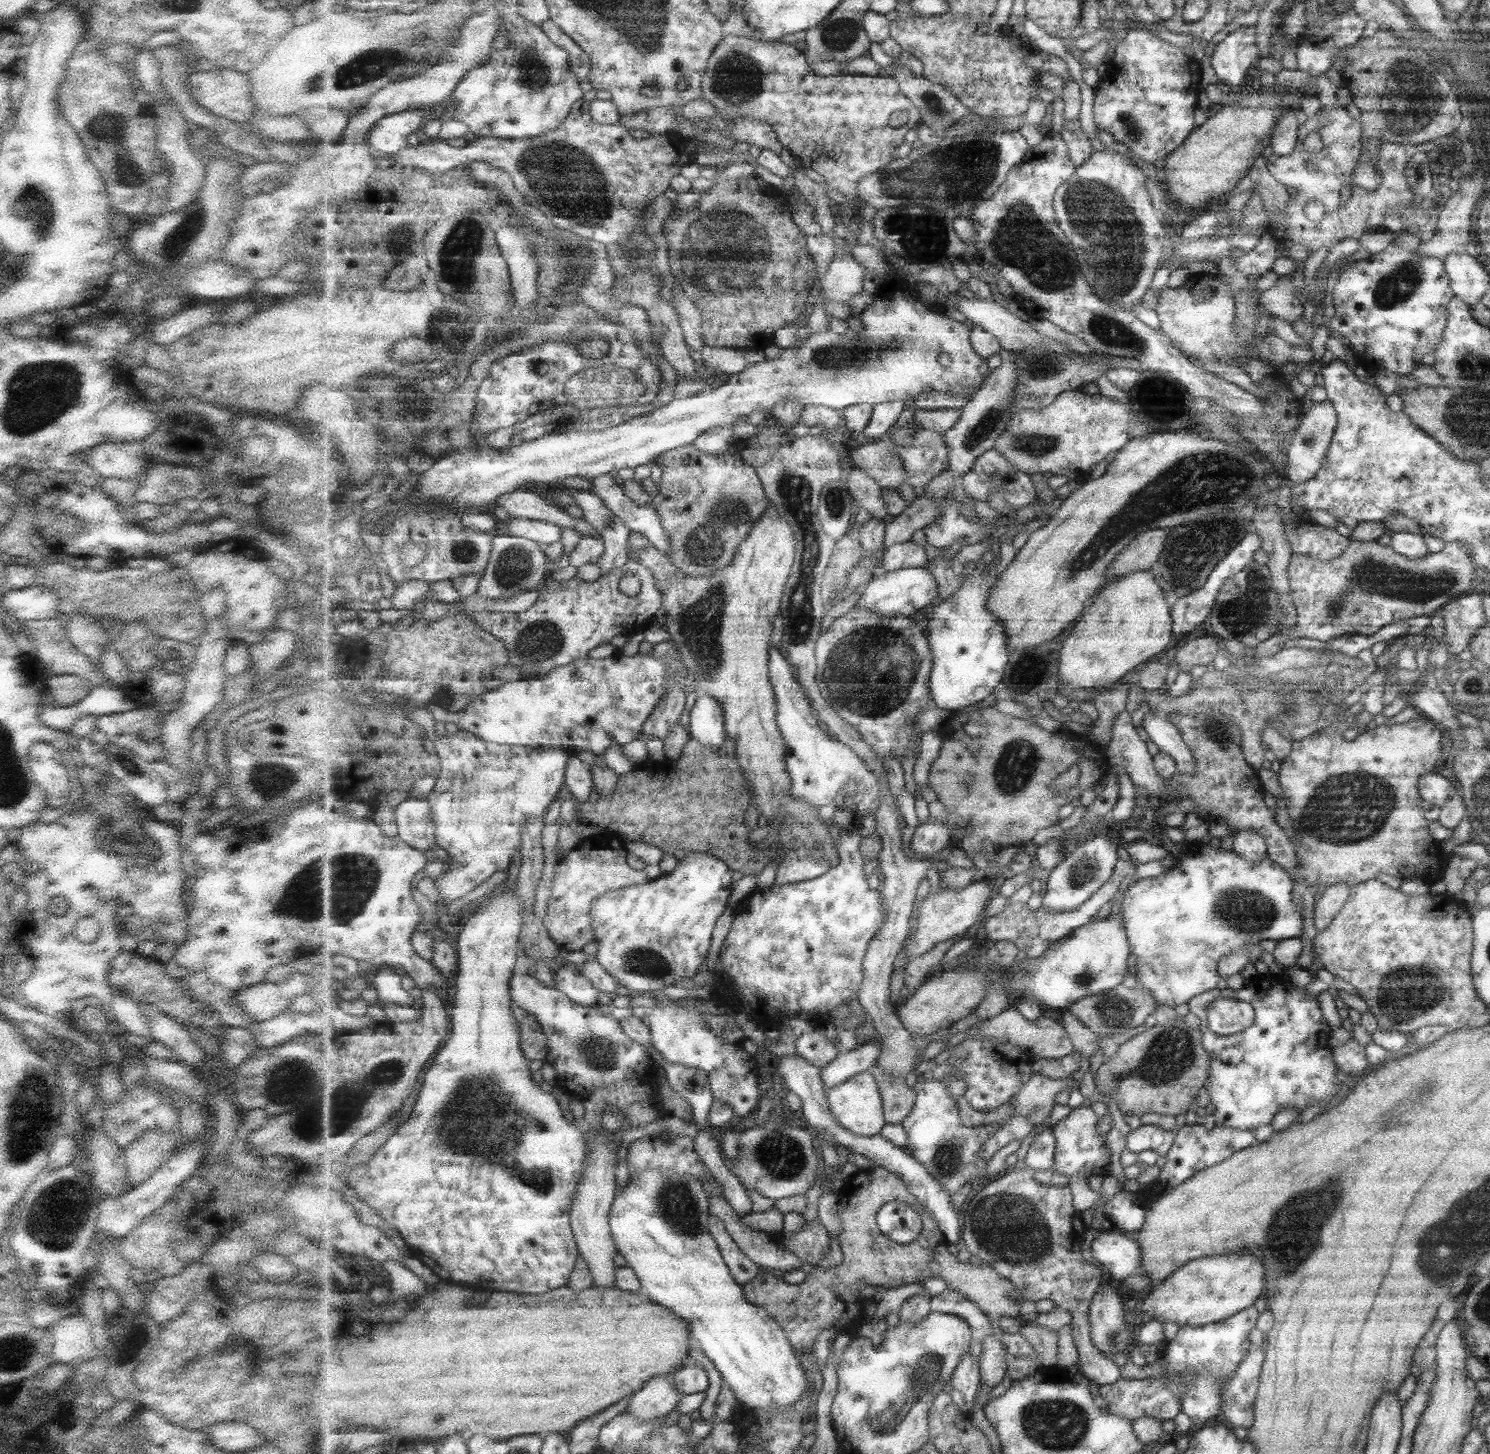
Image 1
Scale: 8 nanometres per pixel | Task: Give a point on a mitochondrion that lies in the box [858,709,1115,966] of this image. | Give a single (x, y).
(1019, 760)

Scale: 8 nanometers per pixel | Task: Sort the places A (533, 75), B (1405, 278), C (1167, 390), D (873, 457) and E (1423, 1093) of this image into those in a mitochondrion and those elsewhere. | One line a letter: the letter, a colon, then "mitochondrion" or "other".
A: mitochondrion
B: mitochondrion
C: other
D: other
E: mitochondrion

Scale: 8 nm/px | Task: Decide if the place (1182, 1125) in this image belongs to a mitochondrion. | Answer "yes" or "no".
no

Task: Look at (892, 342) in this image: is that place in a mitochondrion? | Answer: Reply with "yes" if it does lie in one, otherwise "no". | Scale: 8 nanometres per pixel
yes

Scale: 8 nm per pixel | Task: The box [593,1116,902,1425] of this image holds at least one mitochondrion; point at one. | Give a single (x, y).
(676, 1202)

